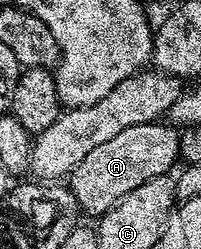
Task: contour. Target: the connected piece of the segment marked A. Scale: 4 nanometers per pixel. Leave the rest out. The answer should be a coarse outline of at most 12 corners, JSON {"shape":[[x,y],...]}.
{"shape":[[133,124],[69,176],[84,215],[108,214],[180,161],[180,131]]}

